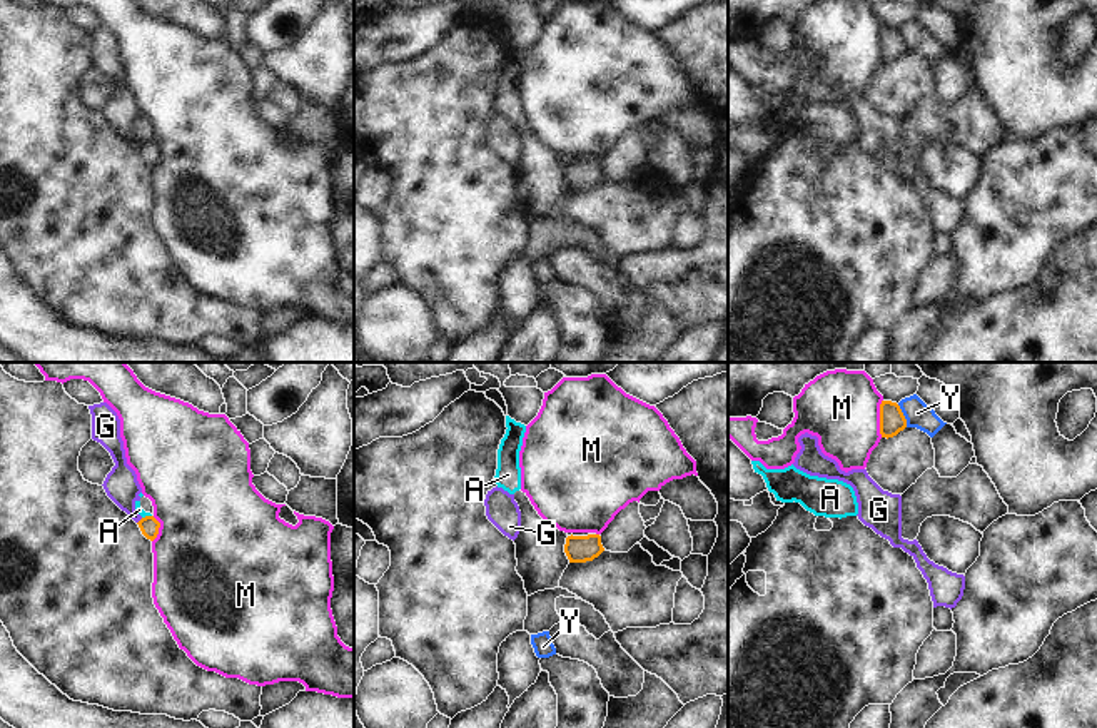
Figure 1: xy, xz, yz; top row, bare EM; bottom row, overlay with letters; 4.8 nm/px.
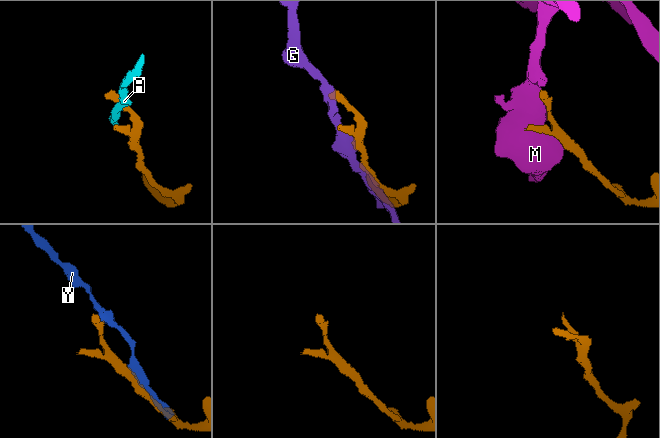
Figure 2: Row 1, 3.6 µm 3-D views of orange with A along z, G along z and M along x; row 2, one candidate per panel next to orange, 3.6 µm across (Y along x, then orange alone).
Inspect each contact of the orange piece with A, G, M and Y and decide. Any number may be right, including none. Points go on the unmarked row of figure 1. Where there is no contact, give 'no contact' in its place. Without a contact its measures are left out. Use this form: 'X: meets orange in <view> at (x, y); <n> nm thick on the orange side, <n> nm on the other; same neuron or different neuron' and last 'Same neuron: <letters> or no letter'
A: meets orange in xy at (146, 142); 90 nm thick on the orange side, 40 nm on the other; different neuron
G: meets orange in xy at (139, 147); 90 nm thick on the orange side, 160 nm on the other; different neuron
M: meets orange in yz at (880, 44); 120 nm thick on the orange side, 360 nm on the other; different neuron
Y: meets orange in yz at (904, 42); 120 nm thick on the orange side, 120 nm on the other; different neuron
Same neuron: no letter

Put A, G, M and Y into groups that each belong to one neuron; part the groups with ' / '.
A / G / M / Y

